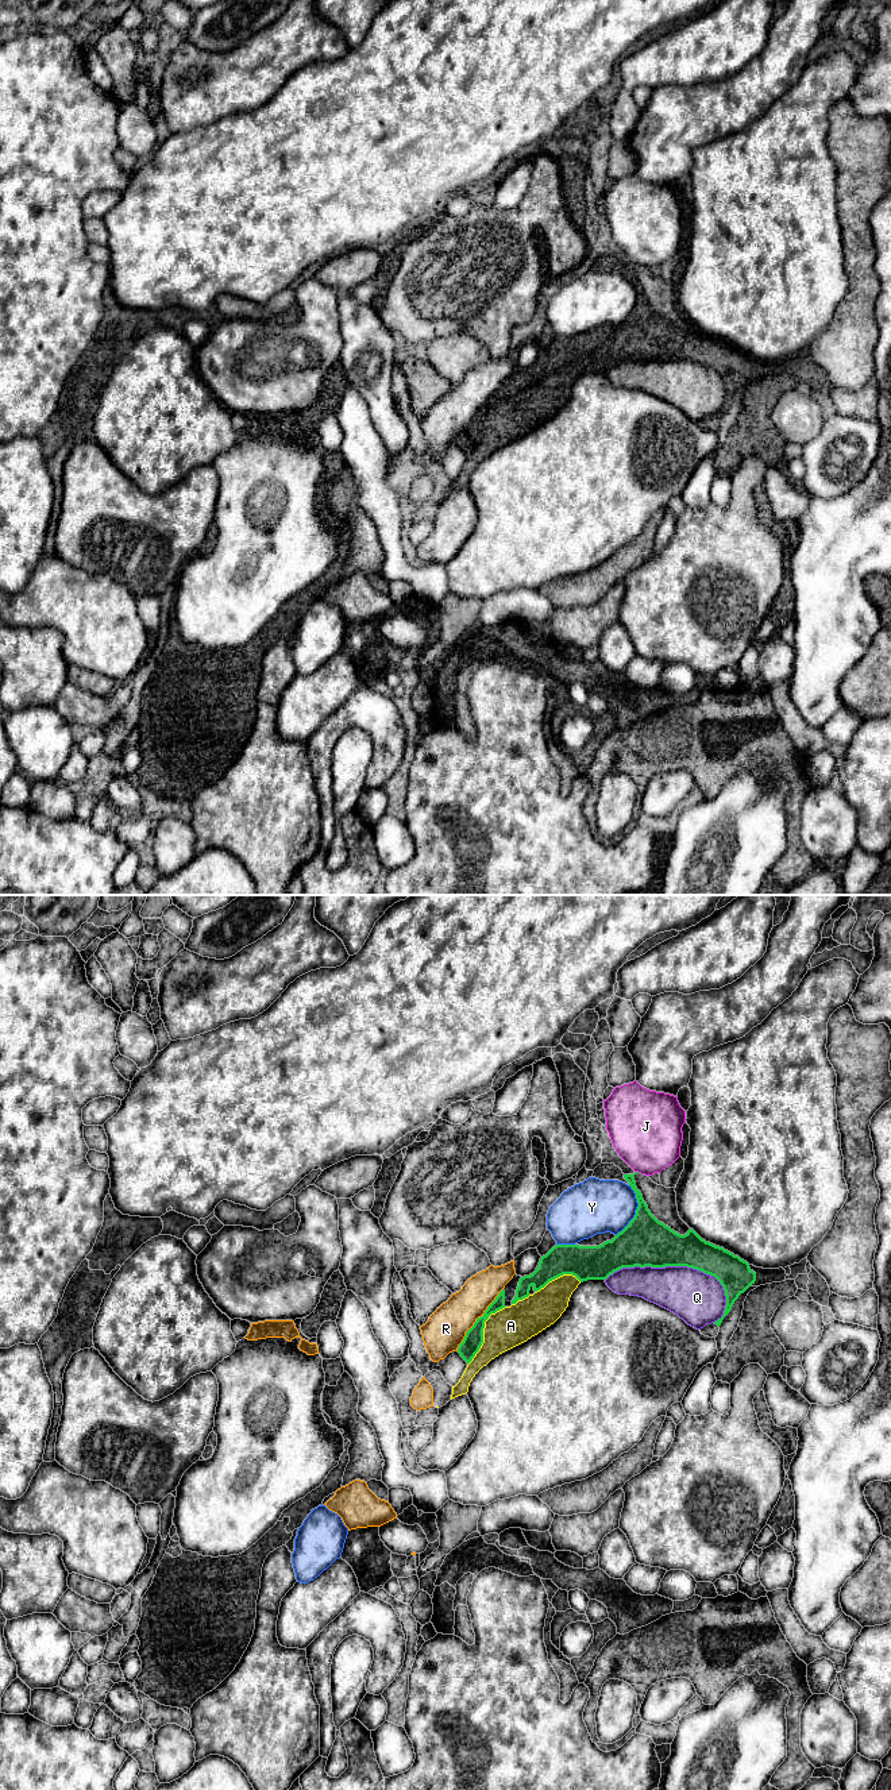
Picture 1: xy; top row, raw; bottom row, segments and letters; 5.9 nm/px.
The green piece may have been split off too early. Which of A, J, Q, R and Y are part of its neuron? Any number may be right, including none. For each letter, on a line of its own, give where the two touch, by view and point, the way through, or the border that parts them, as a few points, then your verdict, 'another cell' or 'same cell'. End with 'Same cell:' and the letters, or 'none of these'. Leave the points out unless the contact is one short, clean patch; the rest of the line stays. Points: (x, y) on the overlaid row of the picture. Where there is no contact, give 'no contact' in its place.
A: contact xy (482, 1333); same cell
J: contact xy (637, 1172); another cell
Q: contact xy (674, 1265); another cell
R: contact xy (477, 1319); another cell
Y: contact xy (636, 1210); another cell
Same cell: A

